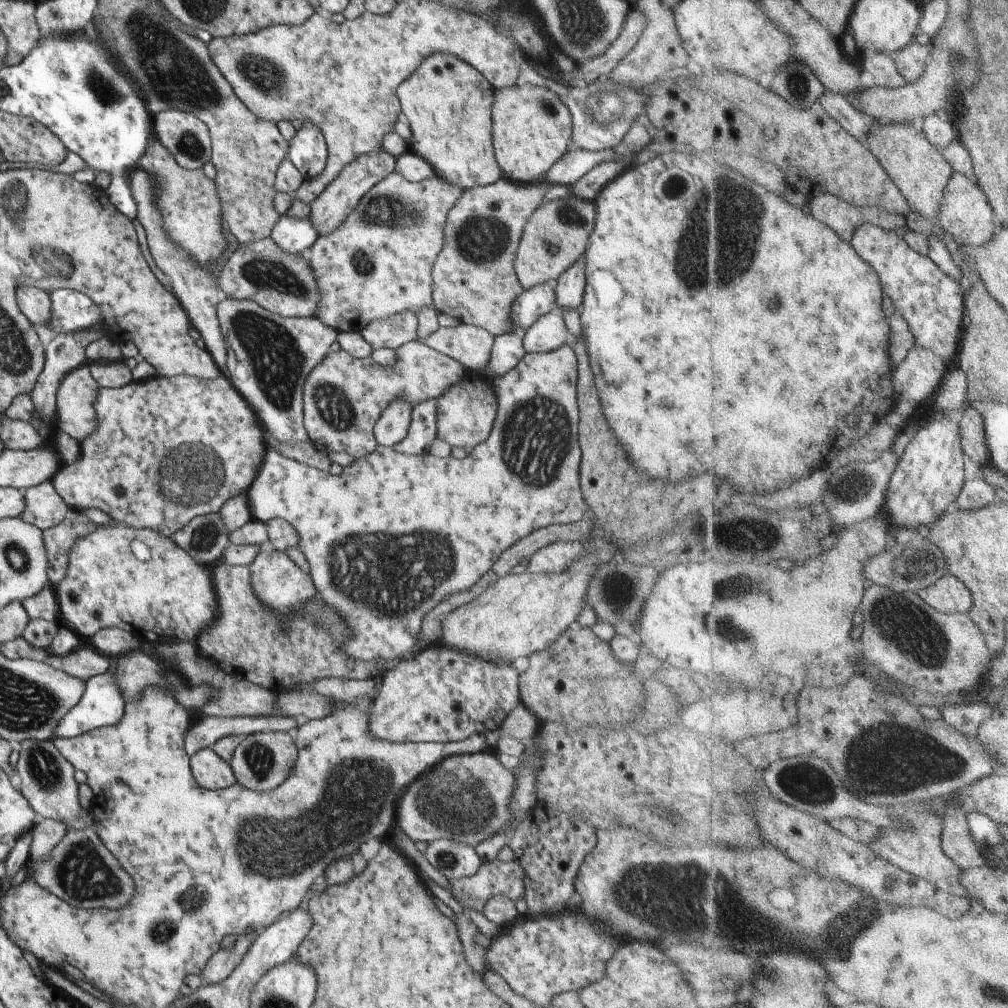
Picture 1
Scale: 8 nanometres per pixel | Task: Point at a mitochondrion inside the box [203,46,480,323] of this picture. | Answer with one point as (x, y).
(390, 209)

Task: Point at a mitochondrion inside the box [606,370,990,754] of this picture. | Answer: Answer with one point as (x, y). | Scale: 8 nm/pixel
(916, 635)

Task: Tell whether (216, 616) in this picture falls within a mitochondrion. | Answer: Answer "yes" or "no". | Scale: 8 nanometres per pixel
no

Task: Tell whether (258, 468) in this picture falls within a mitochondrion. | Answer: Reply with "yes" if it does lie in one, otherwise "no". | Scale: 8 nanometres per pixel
no

